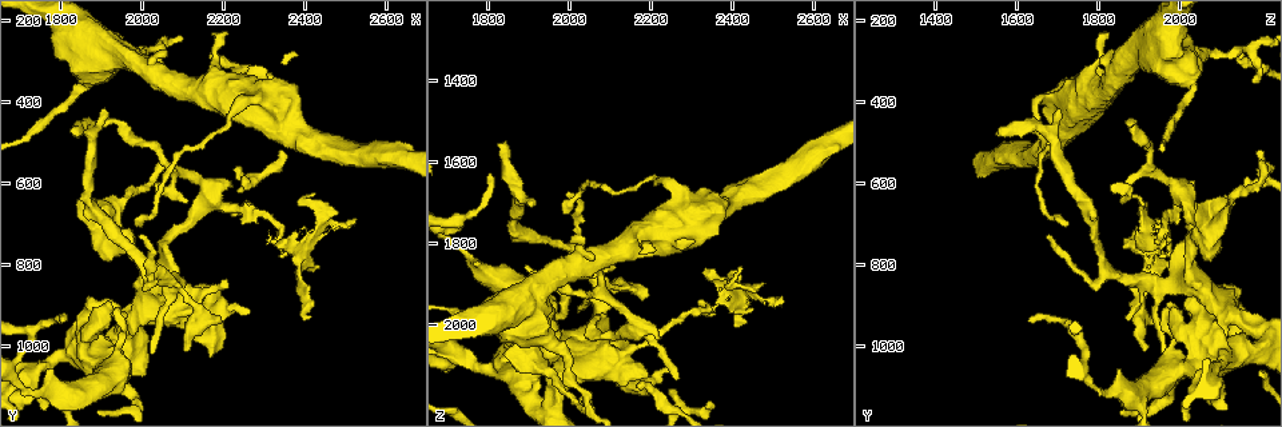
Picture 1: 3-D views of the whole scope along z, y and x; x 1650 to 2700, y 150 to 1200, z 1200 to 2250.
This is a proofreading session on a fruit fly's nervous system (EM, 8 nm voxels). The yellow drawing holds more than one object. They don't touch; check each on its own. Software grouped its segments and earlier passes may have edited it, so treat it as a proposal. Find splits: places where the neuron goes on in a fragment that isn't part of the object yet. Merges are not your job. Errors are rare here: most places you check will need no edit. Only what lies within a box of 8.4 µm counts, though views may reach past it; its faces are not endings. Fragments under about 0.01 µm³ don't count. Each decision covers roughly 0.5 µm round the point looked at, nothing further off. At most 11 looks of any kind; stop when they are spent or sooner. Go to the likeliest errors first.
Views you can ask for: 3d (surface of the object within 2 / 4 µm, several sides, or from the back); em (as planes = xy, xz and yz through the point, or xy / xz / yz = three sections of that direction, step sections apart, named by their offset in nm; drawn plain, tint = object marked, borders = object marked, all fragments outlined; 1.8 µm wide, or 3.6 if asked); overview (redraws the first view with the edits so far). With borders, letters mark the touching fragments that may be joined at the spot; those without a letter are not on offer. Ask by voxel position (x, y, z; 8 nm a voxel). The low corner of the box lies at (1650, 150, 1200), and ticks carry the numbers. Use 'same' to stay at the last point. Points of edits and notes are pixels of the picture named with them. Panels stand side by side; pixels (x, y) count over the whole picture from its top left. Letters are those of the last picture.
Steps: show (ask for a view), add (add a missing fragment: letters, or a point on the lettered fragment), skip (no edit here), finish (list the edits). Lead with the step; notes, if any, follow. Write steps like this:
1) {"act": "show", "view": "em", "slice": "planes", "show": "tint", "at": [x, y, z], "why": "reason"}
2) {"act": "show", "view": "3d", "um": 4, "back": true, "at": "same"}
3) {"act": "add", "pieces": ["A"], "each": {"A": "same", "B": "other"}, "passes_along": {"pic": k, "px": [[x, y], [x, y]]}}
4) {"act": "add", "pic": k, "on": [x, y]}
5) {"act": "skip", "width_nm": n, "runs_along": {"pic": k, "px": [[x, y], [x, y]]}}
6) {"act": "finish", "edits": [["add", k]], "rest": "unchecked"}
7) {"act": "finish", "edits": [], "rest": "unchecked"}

{"act": "show", "view": "3d", "um": 4, "at": [2335, 530, 2190], "why": "thin end"}

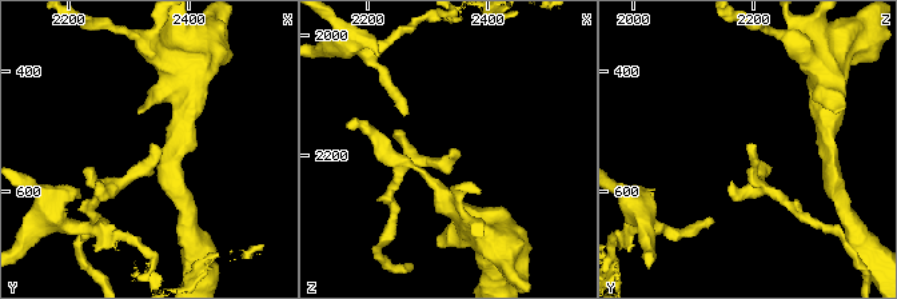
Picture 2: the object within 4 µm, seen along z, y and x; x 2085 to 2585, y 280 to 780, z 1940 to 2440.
{"act": "show", "view": "em", "um": 3.6, "slice": "planes", "show": "tint", "at": [2345, 525, 2190], "why": "need the tissue"}

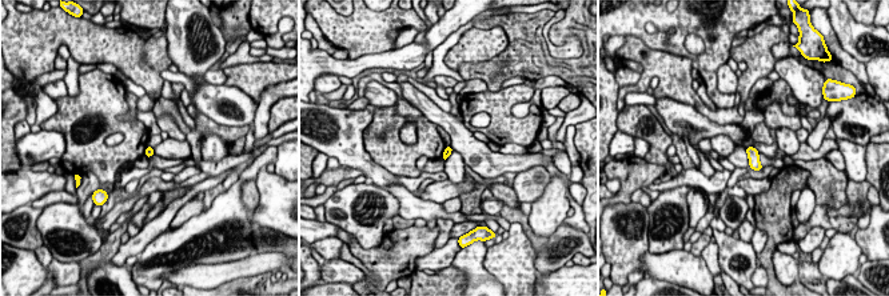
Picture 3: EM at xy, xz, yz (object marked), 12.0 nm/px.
{"act": "show", "view": "em", "um": 3.6, "slice": "planes", "show": "borders", "at": "same"}

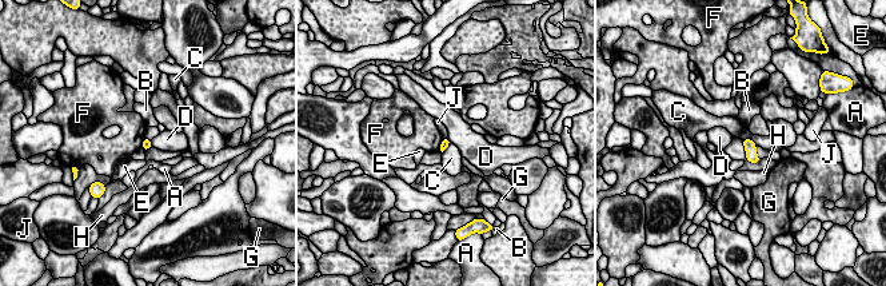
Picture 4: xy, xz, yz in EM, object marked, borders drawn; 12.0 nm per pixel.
{"act": "skip", "each": {"A": "other", "B": "other", "C": "other", "D": "other", "E": "other", "F": "other", "G": "other", "H": "other", "J": "other"}, "border": {"pic": 4, "px": [[743, 139], [750, 139], [755, 146]]}, "found": "no lettered fragment goes on from it"}

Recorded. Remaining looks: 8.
{"act": "show", "view": "3d", "um": 2, "at": [2380, 780, 1935], "why": "three-way junction"}

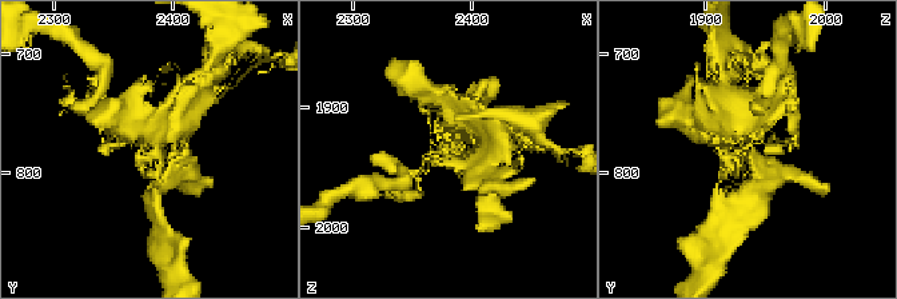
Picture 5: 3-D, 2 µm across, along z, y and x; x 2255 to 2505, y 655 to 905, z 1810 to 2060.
{"act": "show", "view": "em", "slice": "xy", "step": 4, "show": "tint", "at": [2386, 778, 1930]}

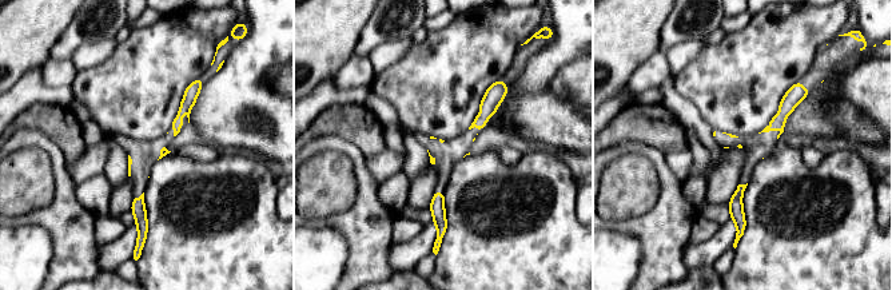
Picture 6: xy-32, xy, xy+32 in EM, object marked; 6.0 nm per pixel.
{"act": "show", "view": "em", "slice": "planes", "show": "borders", "at": "same", "why": "cut it another way"}

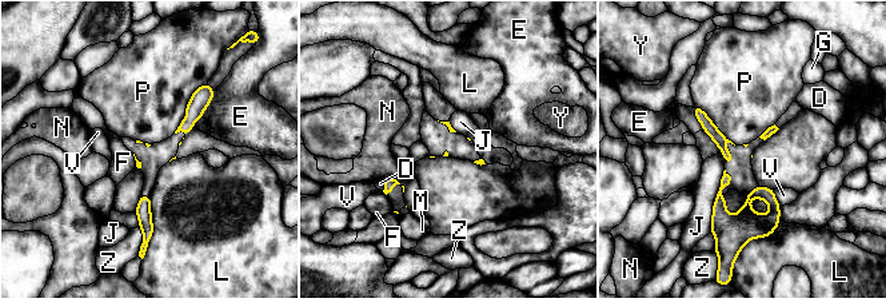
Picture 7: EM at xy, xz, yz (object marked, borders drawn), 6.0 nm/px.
{"act": "skip", "longest_contact_nm": ["J", 400], "each": {"D": "other", "E": "other", "F": "other", "G": "other", "J": "other", "L": "other", "M": "other", "N": "other", "P": "other", "V": "other", "Y": "other", "Z": "other"}, "border": {"pic": 7, "px": [[207, 82], [192, 94], [174, 132]]}, "found": "none of them fits"}

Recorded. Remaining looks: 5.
{"act": "show", "view": "em", "slice": "planes", "show": "borders", "at": [2160, 625, 2005]}

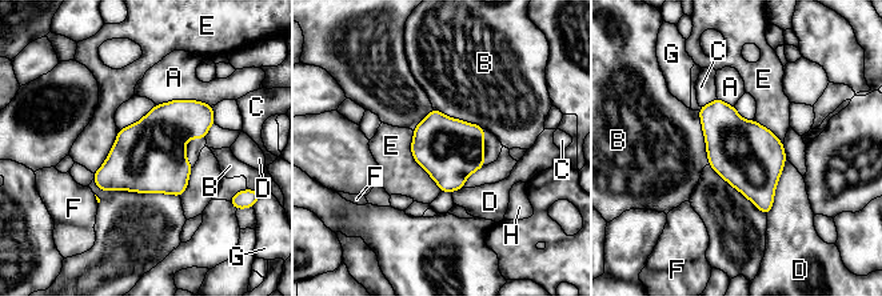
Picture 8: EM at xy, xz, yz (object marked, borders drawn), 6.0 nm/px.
{"act": "skip", "longest_contact_nm": ["E", 400], "each": {"A": "other", "B": "other", "C": "other", "D": "other", "E": "other", "F": "other", "G": "other", "H": "other"}, "border": {"pic": 8, "px": [[412, 131], [411, 155], [442, 191]]}, "found": "no lettered fragment goes on from it"}

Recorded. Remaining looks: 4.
{"act": "show", "view": "em", "slice": "xz", "step": 4, "show": "tint", "at": [2170, 915, 2140], "why": "thick turns thin"}

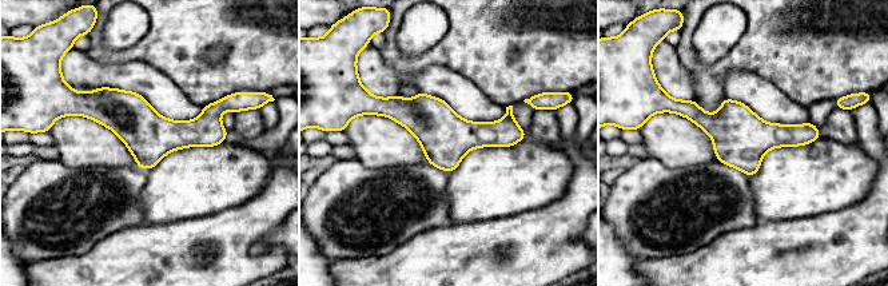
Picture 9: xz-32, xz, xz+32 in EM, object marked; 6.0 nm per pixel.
{"act": "show", "view": "em", "slice": "planes", "show": "borders", "at": "same", "why": "another direction"}

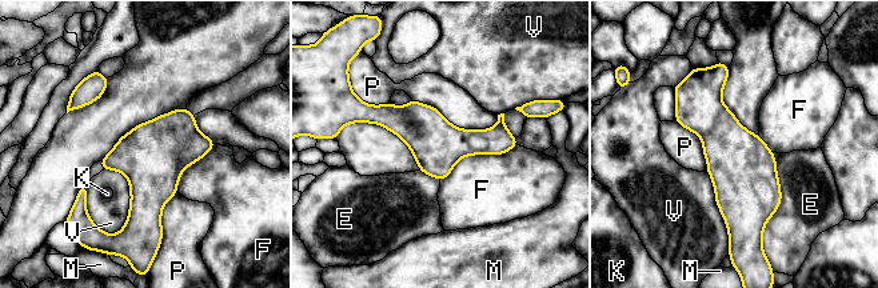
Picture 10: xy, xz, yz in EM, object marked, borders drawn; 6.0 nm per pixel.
{"act": "skip", "width_nm": 300, "each": {"E": "other", "F": "other", "K": "other", "M": "other", "P": "other", "V": "other"}, "border": {"pic": 10, "px": [[517, 144], [466, 155], [439, 180]]}, "found": "no lettered fragment goes on from it"}

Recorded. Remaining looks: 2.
{"act": "finish", "edits": [], "rest": "unchecked"}

